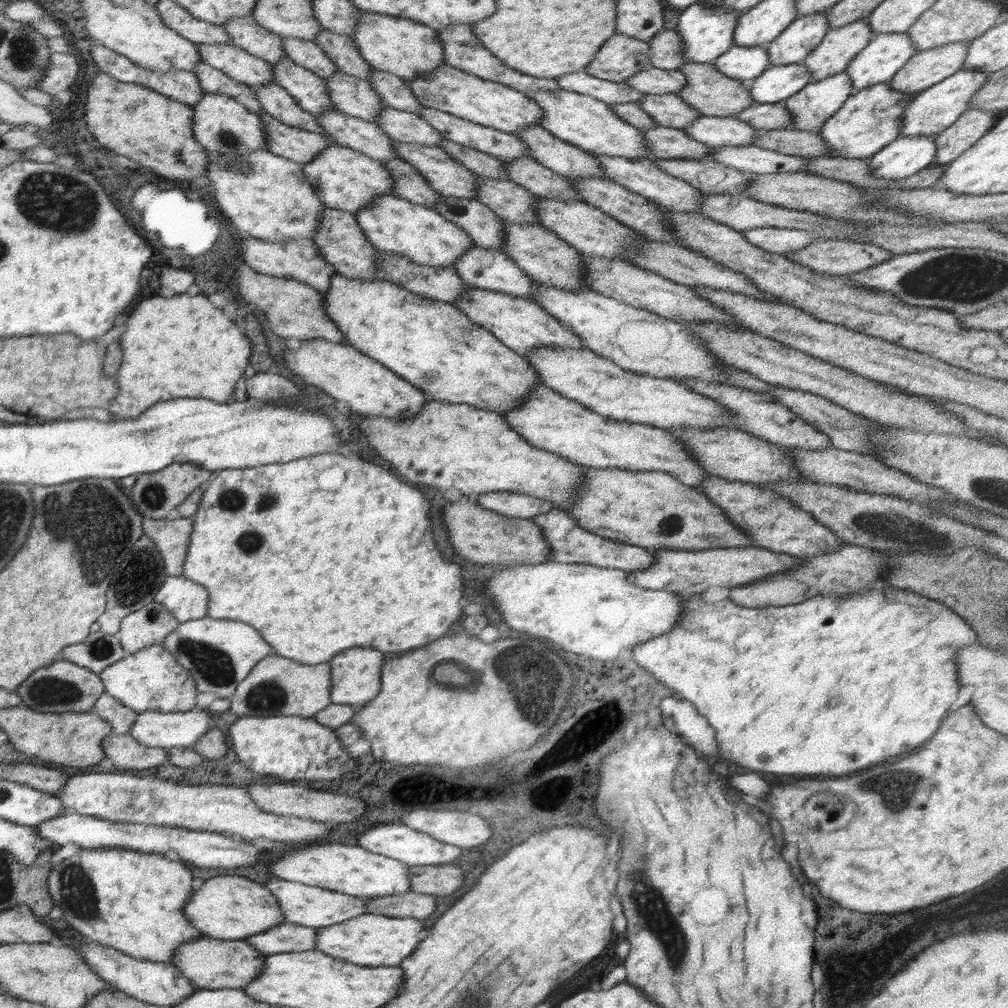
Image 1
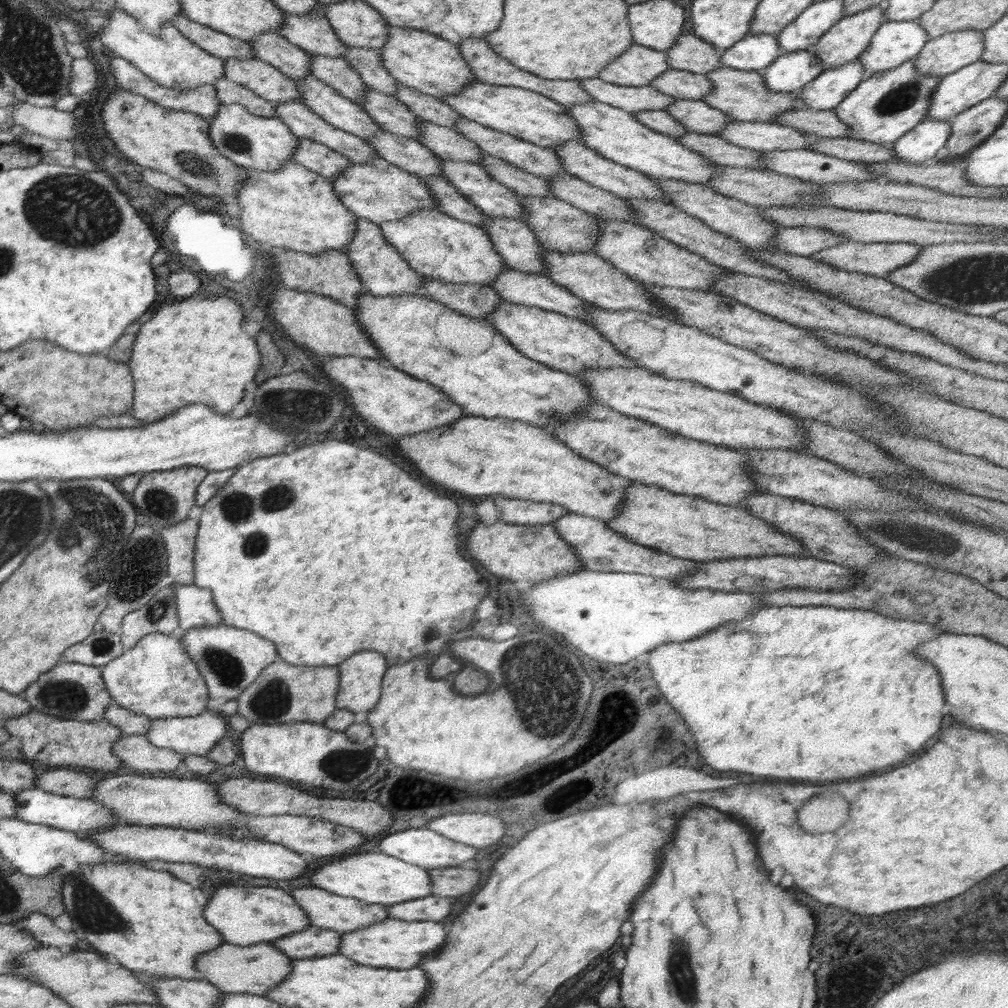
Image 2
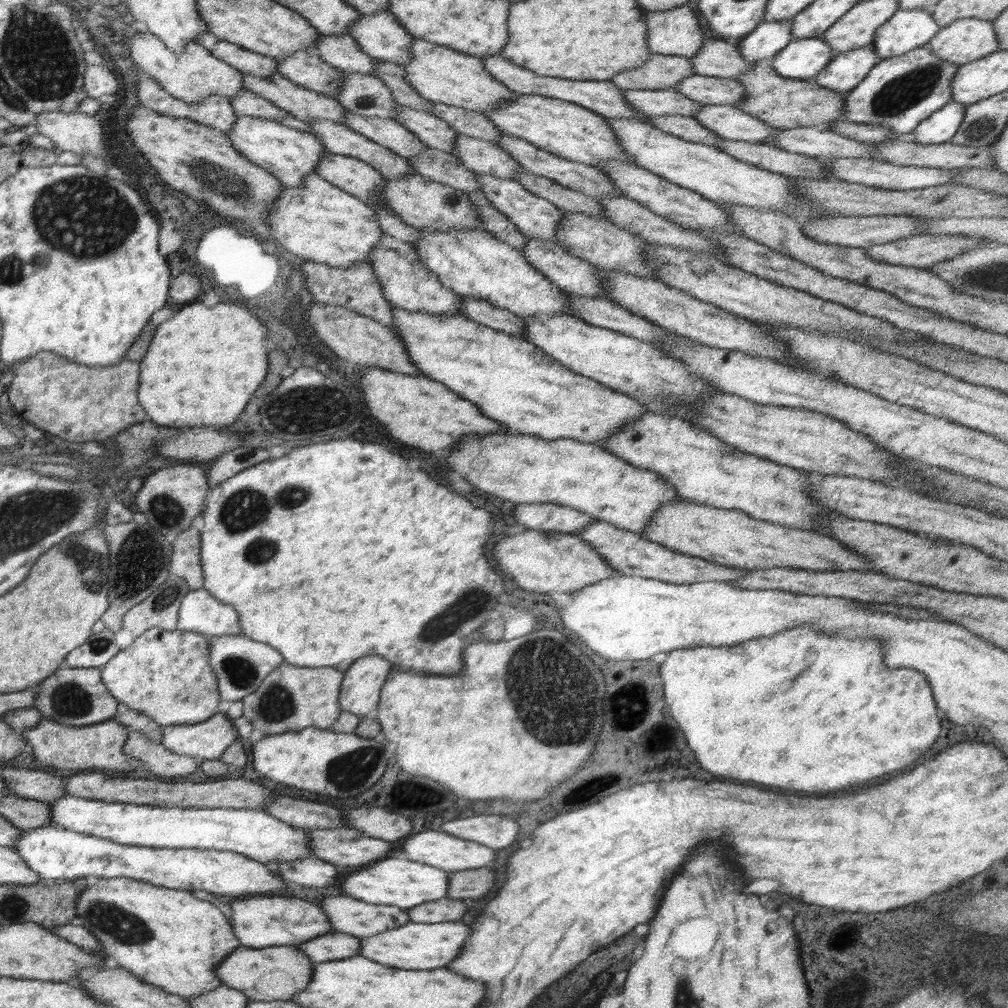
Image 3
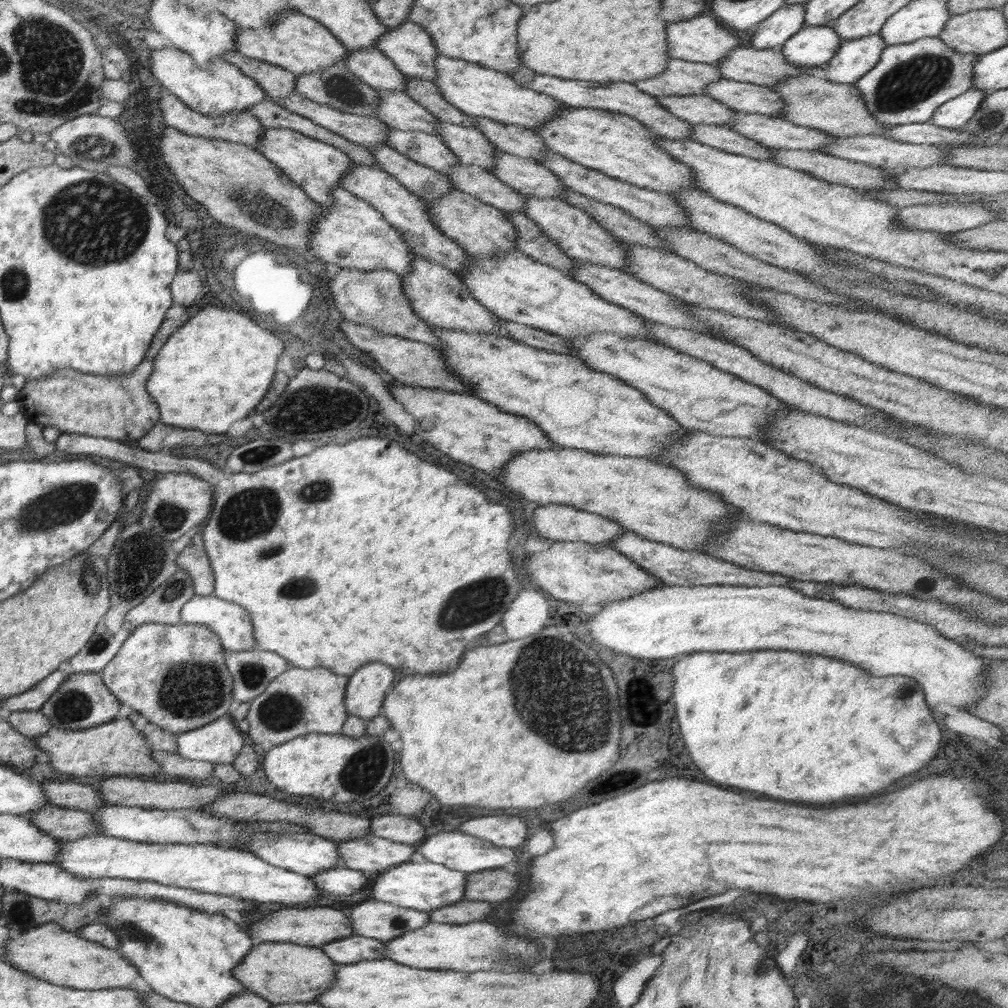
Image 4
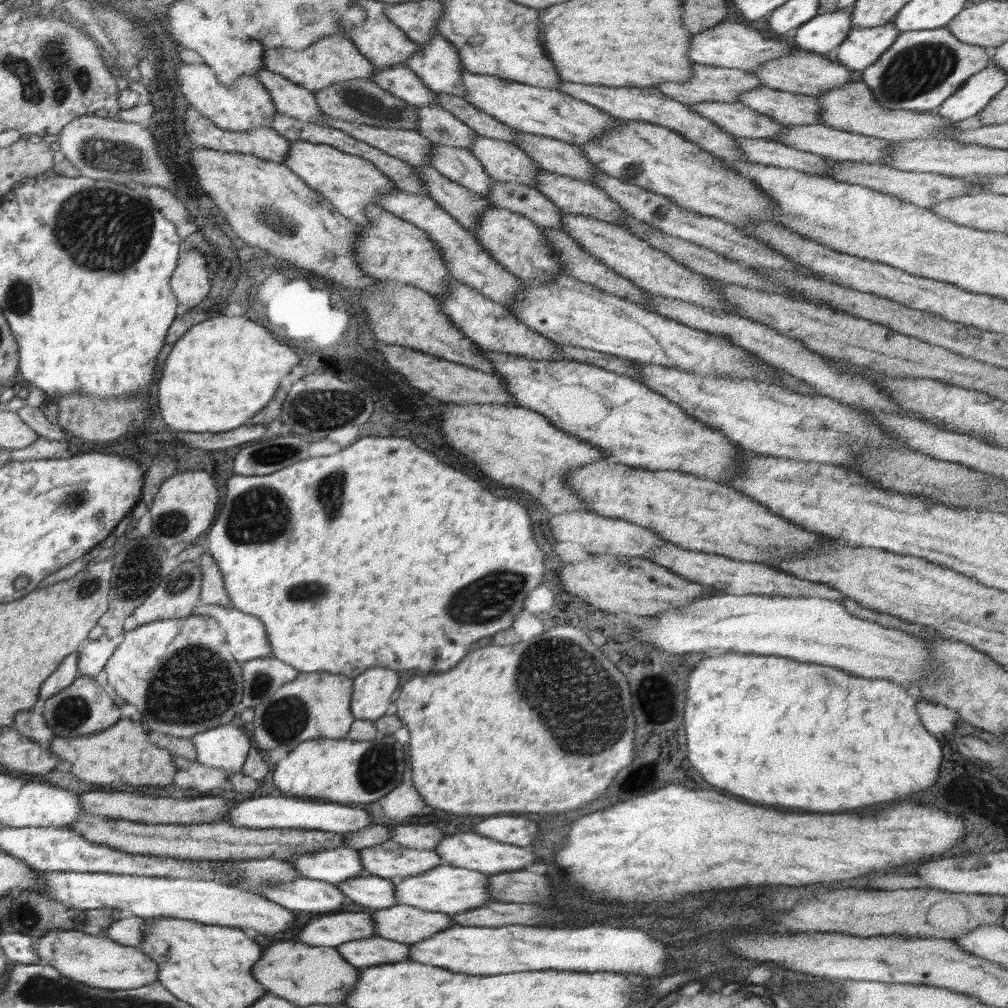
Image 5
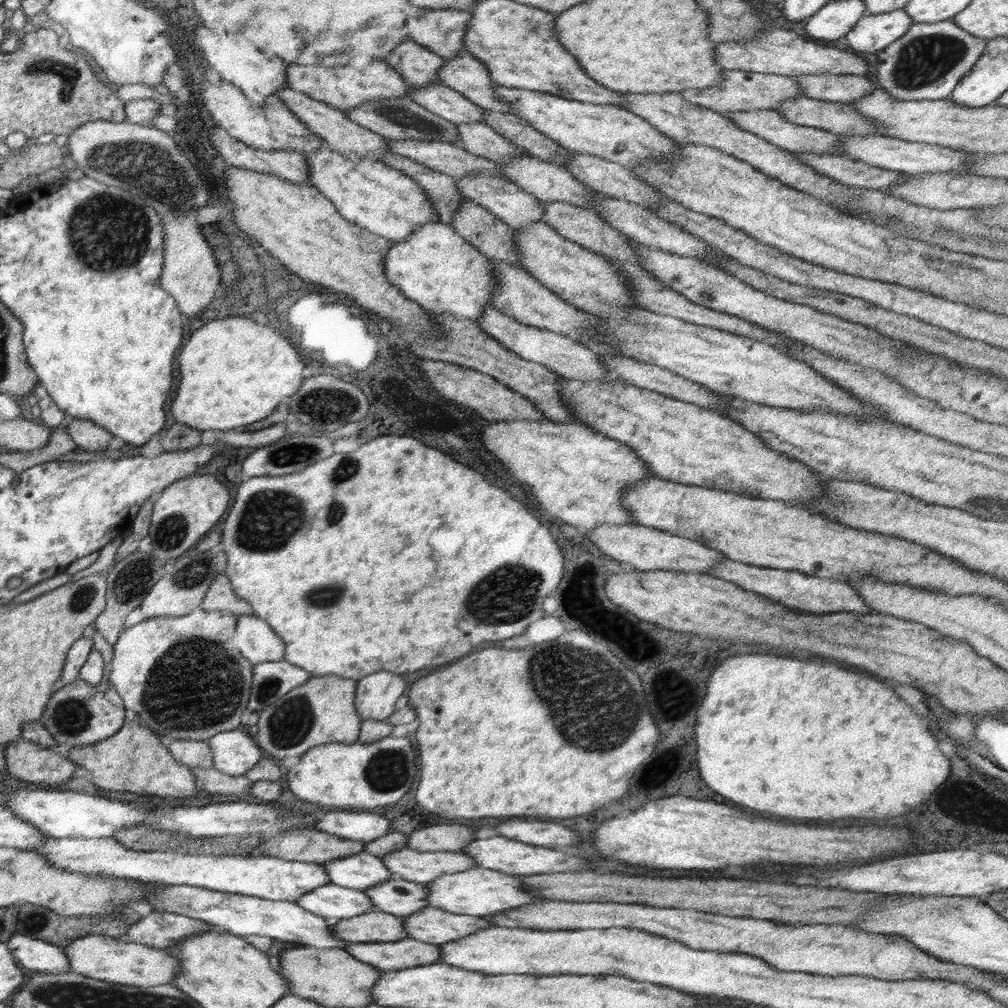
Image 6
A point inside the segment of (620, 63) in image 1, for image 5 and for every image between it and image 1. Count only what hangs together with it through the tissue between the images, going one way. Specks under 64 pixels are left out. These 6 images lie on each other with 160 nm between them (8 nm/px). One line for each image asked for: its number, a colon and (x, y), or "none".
2: (639, 65)
3: (659, 72)
4: (680, 77)
5: (708, 83)

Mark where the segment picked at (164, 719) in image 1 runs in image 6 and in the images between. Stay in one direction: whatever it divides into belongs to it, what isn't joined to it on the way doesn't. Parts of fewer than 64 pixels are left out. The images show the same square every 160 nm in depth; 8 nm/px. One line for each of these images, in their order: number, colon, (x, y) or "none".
2: (197, 735)
3: (207, 740)
4: (220, 742)
5: (227, 747)
6: (235, 753)

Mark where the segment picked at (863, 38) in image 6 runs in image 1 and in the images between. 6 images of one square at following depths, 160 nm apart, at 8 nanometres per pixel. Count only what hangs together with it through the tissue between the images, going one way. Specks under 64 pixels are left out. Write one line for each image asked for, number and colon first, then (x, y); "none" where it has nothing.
1: (811, 107)
2: (830, 87)
3: (847, 69)
4: (854, 58)
5: (862, 47)

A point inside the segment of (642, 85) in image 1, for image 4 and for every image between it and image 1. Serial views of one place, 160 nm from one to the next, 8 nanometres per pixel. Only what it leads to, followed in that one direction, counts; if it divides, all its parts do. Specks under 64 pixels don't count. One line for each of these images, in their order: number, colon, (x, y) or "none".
2: (681, 84)
3: (707, 90)
4: (747, 97)

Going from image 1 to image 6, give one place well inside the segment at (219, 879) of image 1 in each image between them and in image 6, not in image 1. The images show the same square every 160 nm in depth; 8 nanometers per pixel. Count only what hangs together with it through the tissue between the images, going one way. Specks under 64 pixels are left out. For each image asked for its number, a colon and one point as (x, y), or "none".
2: (245, 915)
3: (261, 921)
4: (308, 926)
5: (330, 930)
6: (375, 926)

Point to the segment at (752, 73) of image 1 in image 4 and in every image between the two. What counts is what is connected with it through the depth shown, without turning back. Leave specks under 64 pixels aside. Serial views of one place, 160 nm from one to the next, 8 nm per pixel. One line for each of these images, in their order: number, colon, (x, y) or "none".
2: (755, 51)
3: (768, 38)
4: (774, 31)

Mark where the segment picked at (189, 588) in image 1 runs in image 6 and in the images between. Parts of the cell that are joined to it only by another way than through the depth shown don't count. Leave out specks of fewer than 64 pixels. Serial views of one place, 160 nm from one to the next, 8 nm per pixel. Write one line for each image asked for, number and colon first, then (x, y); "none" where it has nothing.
2: (196, 607)
3: (201, 611)
4: (232, 622)
5: (247, 635)
6: (257, 640)

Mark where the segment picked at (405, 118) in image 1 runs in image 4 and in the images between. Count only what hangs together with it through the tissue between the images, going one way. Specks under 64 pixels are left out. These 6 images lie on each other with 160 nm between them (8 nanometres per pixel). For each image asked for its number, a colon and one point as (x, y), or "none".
2: (446, 142)
3: (485, 157)
4: (524, 175)

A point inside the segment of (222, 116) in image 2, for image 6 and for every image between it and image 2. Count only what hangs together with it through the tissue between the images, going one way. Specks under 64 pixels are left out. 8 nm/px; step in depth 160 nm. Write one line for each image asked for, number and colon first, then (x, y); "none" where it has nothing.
3: (290, 154)
4: (317, 167)
5: (350, 183)
6: (383, 200)

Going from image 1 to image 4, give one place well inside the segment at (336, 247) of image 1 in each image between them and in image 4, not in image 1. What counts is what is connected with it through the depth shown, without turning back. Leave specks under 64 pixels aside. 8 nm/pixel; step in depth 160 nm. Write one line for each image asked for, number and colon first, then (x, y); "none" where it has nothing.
2: (383, 272)
3: (406, 283)
4: (437, 296)

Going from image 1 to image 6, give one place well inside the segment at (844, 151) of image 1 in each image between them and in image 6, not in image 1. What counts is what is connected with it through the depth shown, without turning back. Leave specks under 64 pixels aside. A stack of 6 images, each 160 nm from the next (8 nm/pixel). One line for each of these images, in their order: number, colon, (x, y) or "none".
2: (882, 108)
3: (900, 92)
4: (910, 81)
5: (922, 68)
6: (928, 62)

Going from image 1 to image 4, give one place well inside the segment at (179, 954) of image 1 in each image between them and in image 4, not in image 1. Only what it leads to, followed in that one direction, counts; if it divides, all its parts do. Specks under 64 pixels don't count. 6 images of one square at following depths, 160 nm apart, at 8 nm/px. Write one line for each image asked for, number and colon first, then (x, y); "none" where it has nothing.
2: (256, 969)
3: (272, 973)
4: (282, 972)

